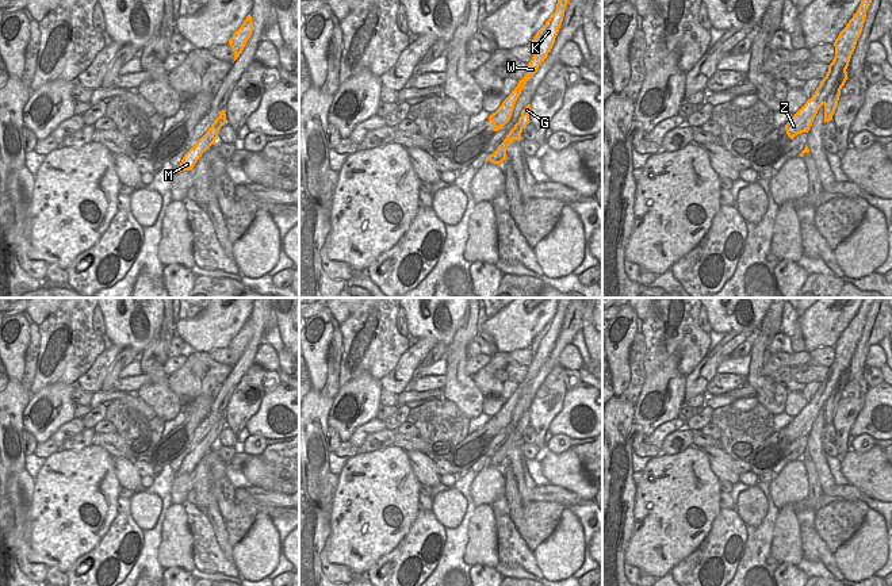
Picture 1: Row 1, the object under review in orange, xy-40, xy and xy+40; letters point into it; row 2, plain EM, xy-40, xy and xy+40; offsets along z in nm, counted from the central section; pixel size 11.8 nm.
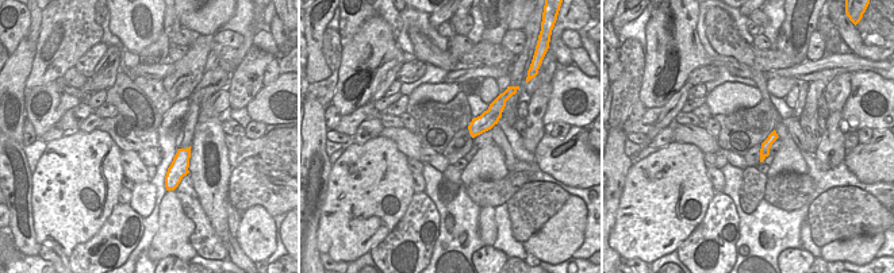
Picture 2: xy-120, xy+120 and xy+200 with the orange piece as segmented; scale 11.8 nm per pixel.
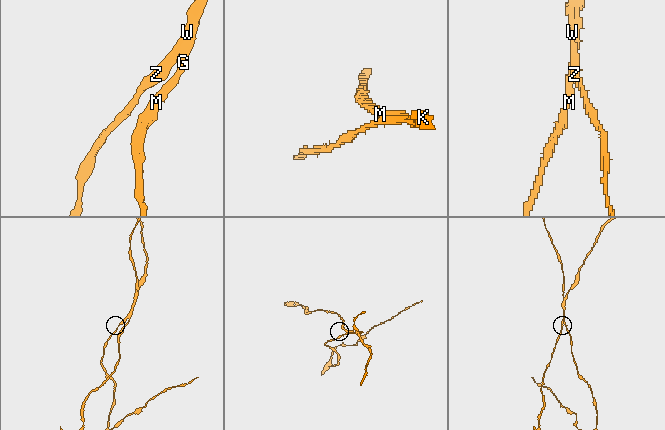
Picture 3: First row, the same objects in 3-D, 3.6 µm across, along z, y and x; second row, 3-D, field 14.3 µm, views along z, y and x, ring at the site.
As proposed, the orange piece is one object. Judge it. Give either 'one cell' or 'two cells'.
two cells

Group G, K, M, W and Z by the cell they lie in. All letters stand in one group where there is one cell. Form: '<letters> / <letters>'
G K M W / Z

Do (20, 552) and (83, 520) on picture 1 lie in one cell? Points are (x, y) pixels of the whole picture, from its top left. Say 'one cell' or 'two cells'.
two cells

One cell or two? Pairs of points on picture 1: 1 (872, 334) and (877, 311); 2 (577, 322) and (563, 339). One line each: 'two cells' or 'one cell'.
1: one cell
2: one cell

